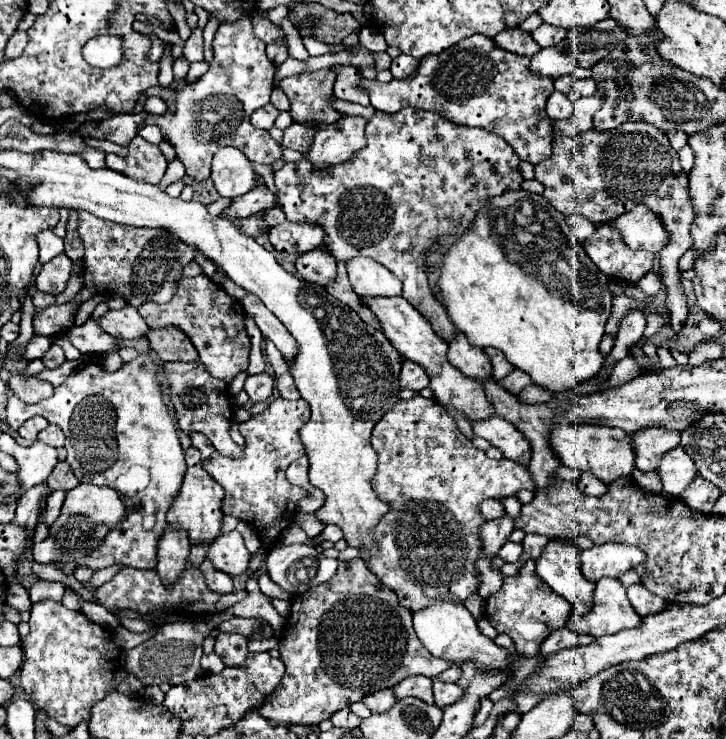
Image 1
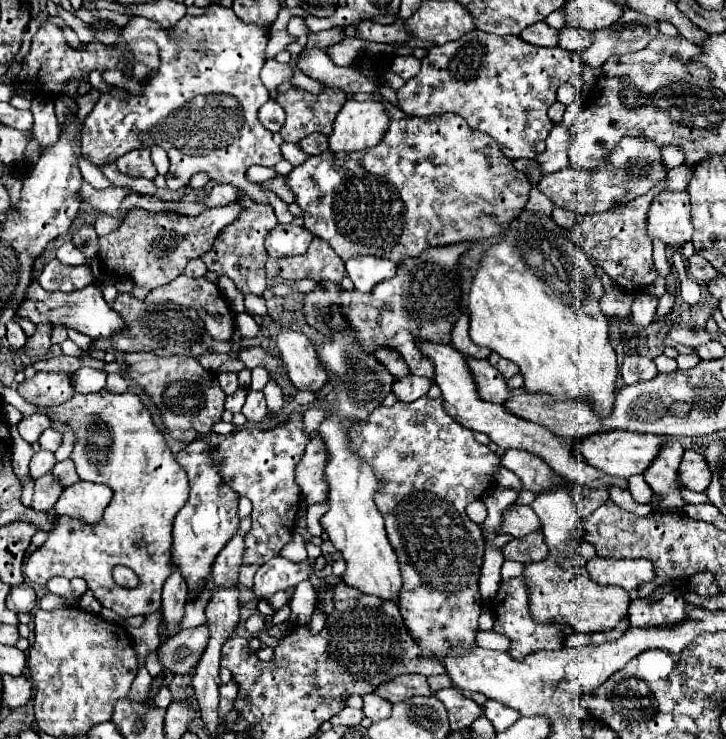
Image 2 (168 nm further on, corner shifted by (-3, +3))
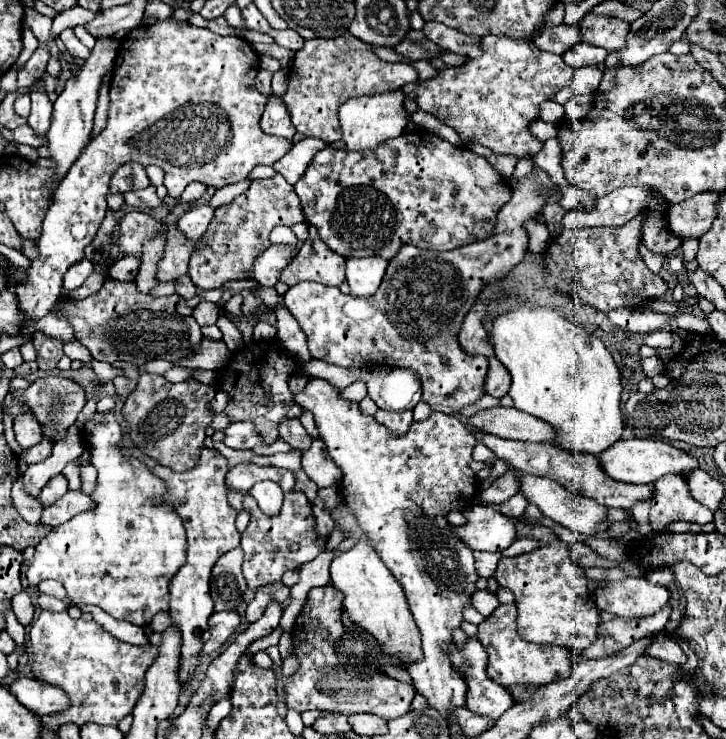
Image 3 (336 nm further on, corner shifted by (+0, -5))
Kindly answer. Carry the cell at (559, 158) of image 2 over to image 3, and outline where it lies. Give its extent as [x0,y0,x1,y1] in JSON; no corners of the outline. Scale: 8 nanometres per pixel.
[284,167,556,415]

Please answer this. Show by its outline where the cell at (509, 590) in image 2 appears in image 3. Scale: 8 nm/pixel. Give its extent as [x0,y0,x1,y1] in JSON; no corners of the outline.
[478,603,574,685]

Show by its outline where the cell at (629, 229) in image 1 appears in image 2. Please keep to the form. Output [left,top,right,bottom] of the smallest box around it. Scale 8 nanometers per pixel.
[649,193,691,247]

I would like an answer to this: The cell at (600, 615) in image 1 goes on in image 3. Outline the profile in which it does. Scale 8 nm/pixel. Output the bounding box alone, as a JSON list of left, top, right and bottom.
[494,521,602,651]

